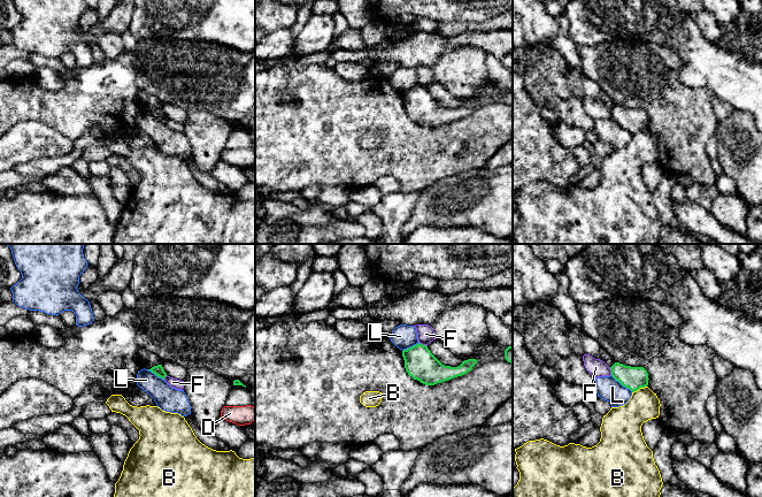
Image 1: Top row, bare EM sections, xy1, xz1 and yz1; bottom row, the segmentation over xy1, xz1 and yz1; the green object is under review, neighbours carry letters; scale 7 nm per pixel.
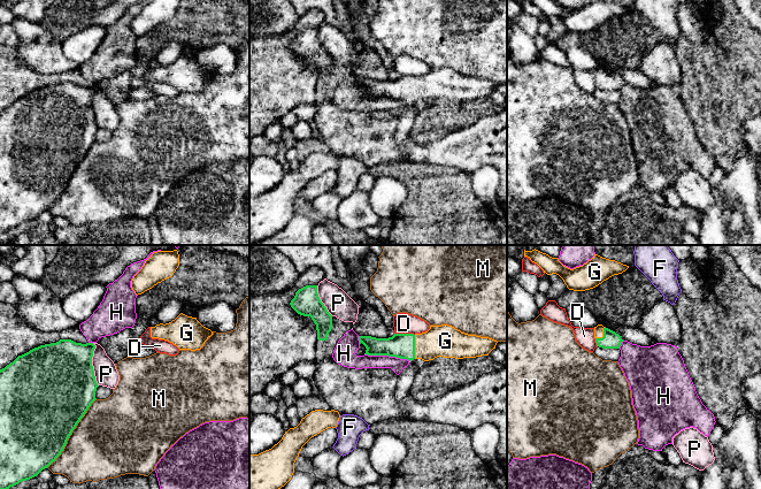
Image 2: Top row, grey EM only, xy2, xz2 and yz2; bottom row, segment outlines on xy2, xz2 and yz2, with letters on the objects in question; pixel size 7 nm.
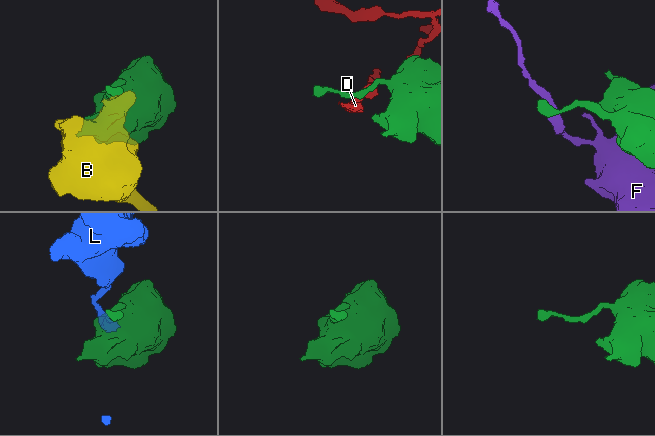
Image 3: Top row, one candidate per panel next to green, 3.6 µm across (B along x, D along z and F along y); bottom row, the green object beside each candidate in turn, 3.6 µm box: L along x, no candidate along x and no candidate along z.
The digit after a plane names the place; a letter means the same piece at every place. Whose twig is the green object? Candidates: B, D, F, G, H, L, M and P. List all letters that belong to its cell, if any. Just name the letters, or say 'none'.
G

